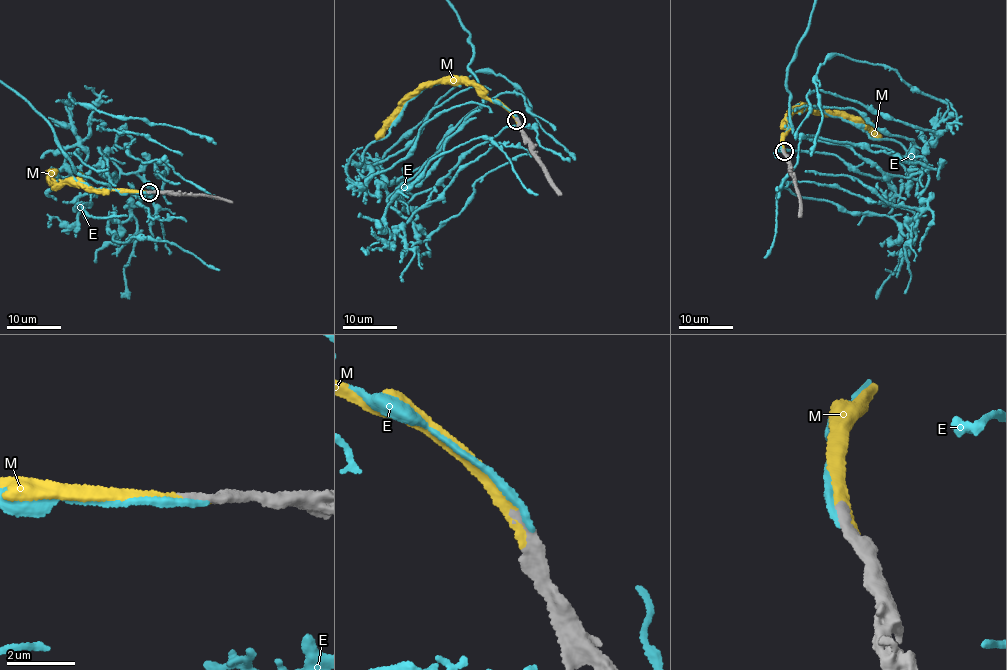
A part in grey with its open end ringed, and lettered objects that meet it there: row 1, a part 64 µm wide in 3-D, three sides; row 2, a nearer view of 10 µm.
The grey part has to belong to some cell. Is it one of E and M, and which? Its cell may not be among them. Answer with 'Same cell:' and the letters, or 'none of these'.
Same cell: M

